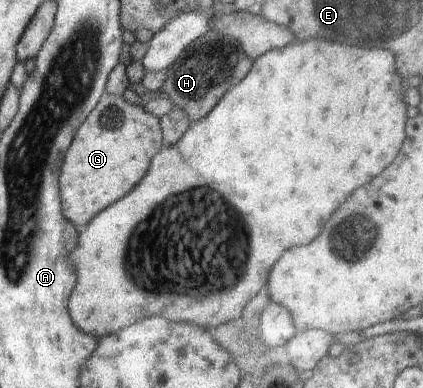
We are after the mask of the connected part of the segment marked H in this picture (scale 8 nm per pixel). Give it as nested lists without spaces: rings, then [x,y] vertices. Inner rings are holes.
[[[210,30],[185,47],[179,57],[168,67],[165,71],[166,78],[162,90],[174,102],[175,107],[185,110],[188,117],[194,122],[204,118],[219,103],[225,92],[237,85],[237,82],[240,82],[249,73],[253,62],[249,55],[243,53],[243,47],[237,39],[229,36],[221,37],[219,33],[211,33]]]

